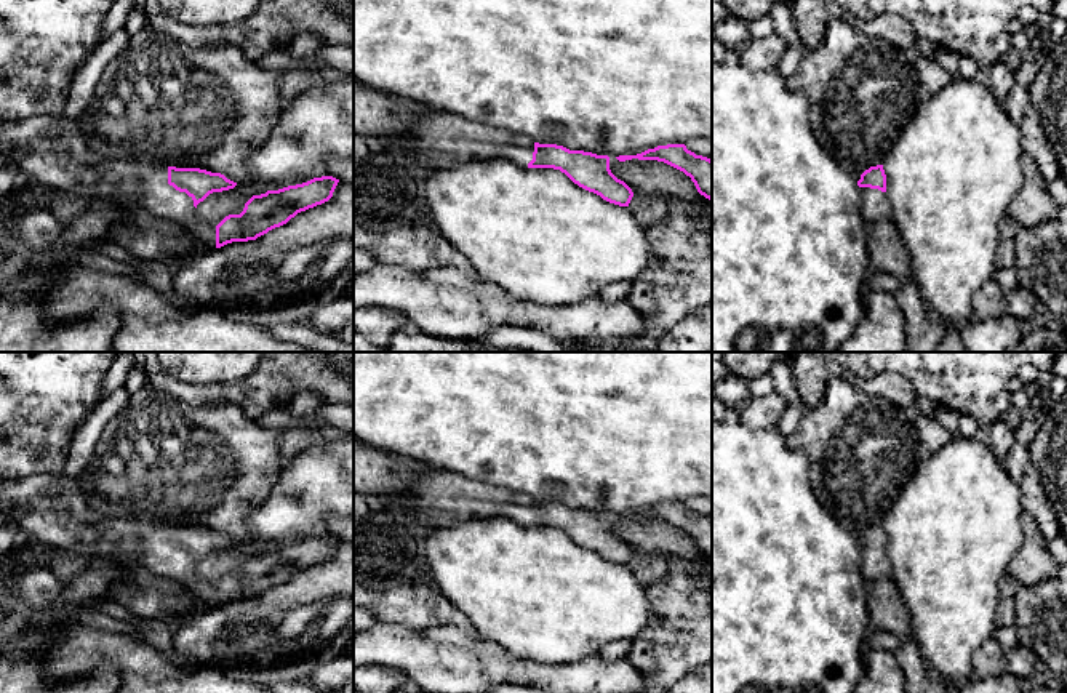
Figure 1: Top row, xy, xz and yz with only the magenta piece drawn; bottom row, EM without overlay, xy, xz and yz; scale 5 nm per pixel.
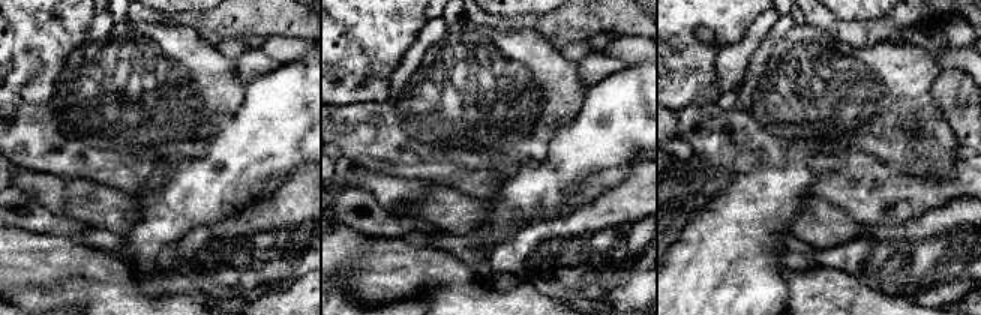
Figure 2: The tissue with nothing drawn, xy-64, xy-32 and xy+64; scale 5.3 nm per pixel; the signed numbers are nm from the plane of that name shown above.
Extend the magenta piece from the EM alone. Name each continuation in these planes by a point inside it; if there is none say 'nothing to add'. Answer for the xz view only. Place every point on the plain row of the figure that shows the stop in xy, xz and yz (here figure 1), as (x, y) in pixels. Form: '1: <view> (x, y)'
1: xz (517, 506)

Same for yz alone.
1: yz (875, 565)

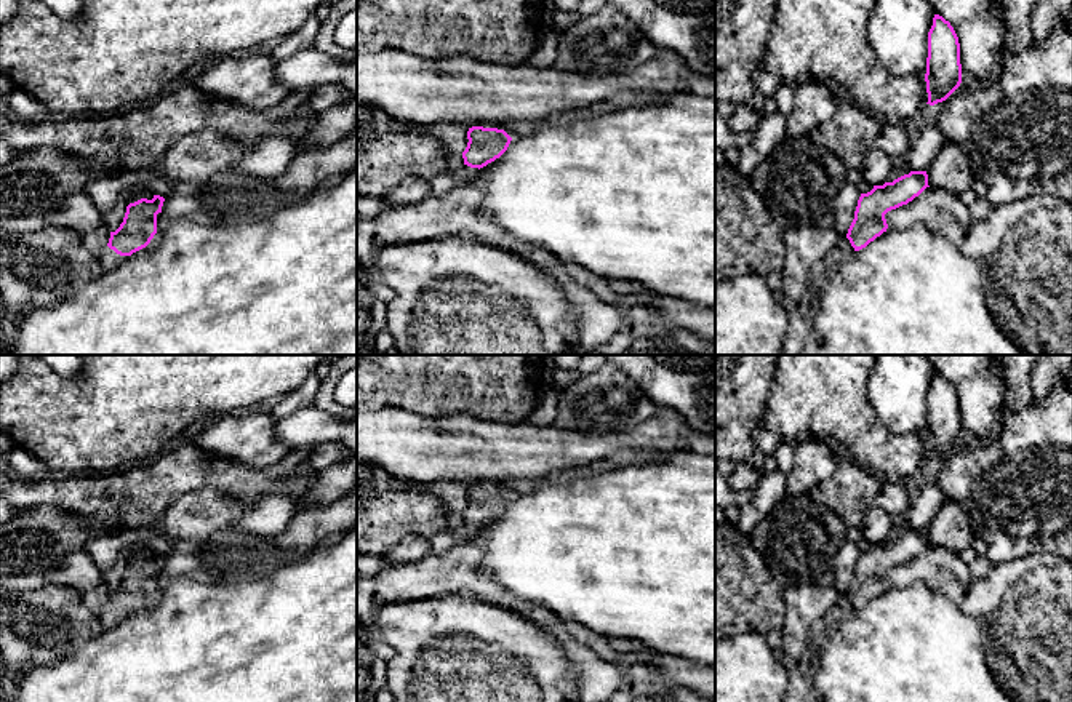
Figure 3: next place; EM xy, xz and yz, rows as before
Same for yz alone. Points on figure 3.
1: yz (800, 678)

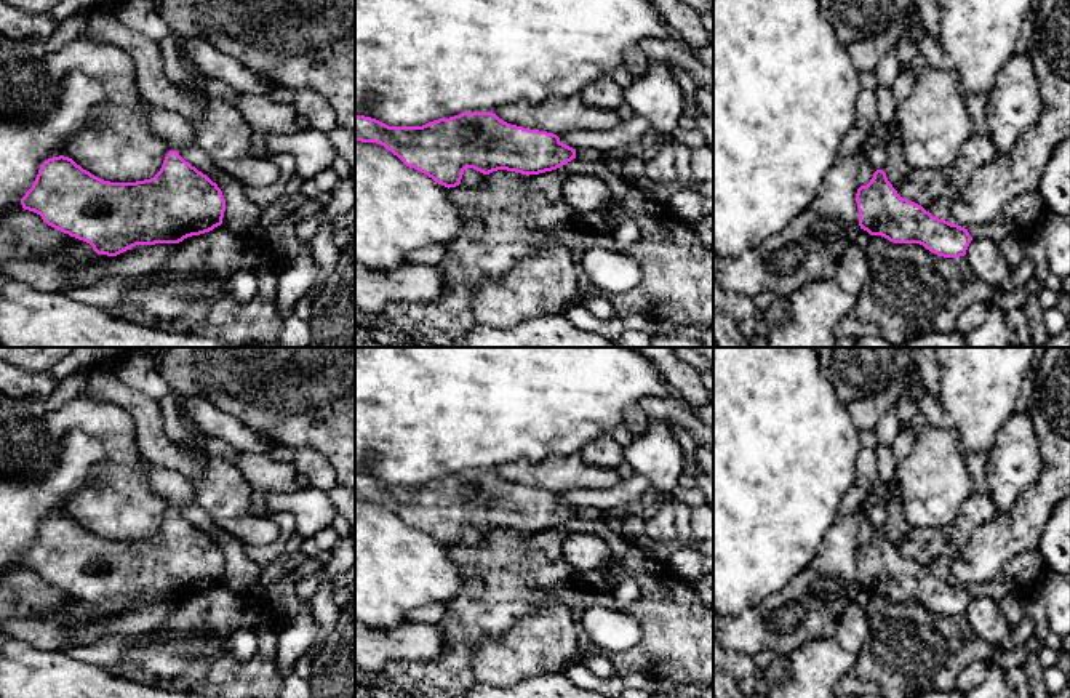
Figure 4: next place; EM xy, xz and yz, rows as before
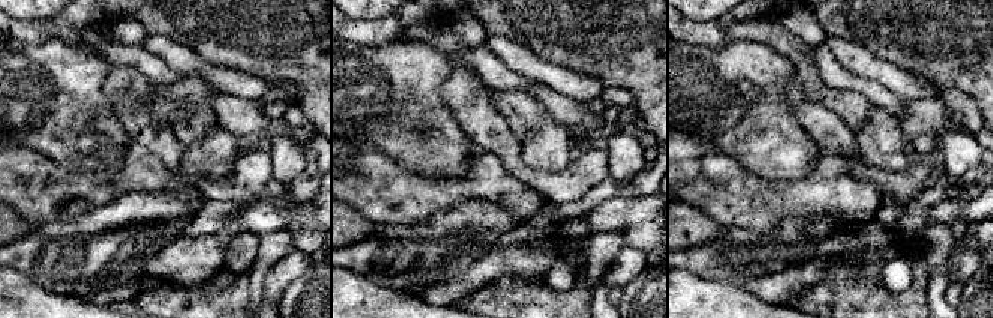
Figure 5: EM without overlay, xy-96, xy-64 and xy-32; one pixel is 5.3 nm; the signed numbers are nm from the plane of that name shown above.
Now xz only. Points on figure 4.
nothing to add

